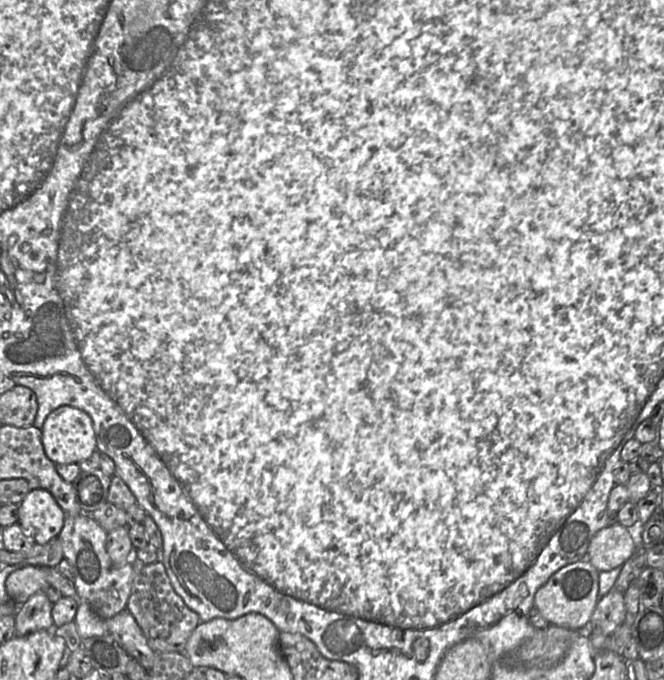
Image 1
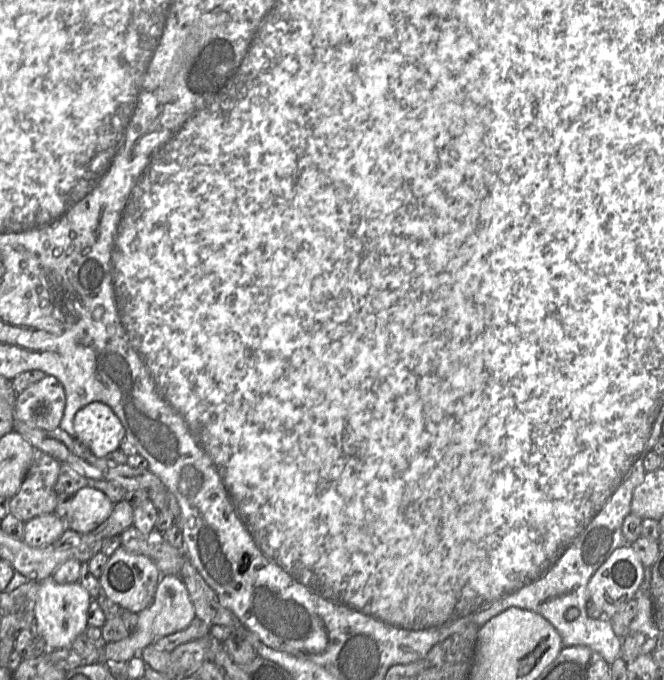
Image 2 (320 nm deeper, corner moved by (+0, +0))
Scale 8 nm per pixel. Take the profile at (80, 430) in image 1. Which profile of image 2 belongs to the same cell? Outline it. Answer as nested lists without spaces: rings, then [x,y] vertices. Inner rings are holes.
[[[92,402],[81,408],[74,417],[73,426],[75,437],[86,443],[97,457],[109,457],[119,449],[126,436],[119,417],[101,402]]]

